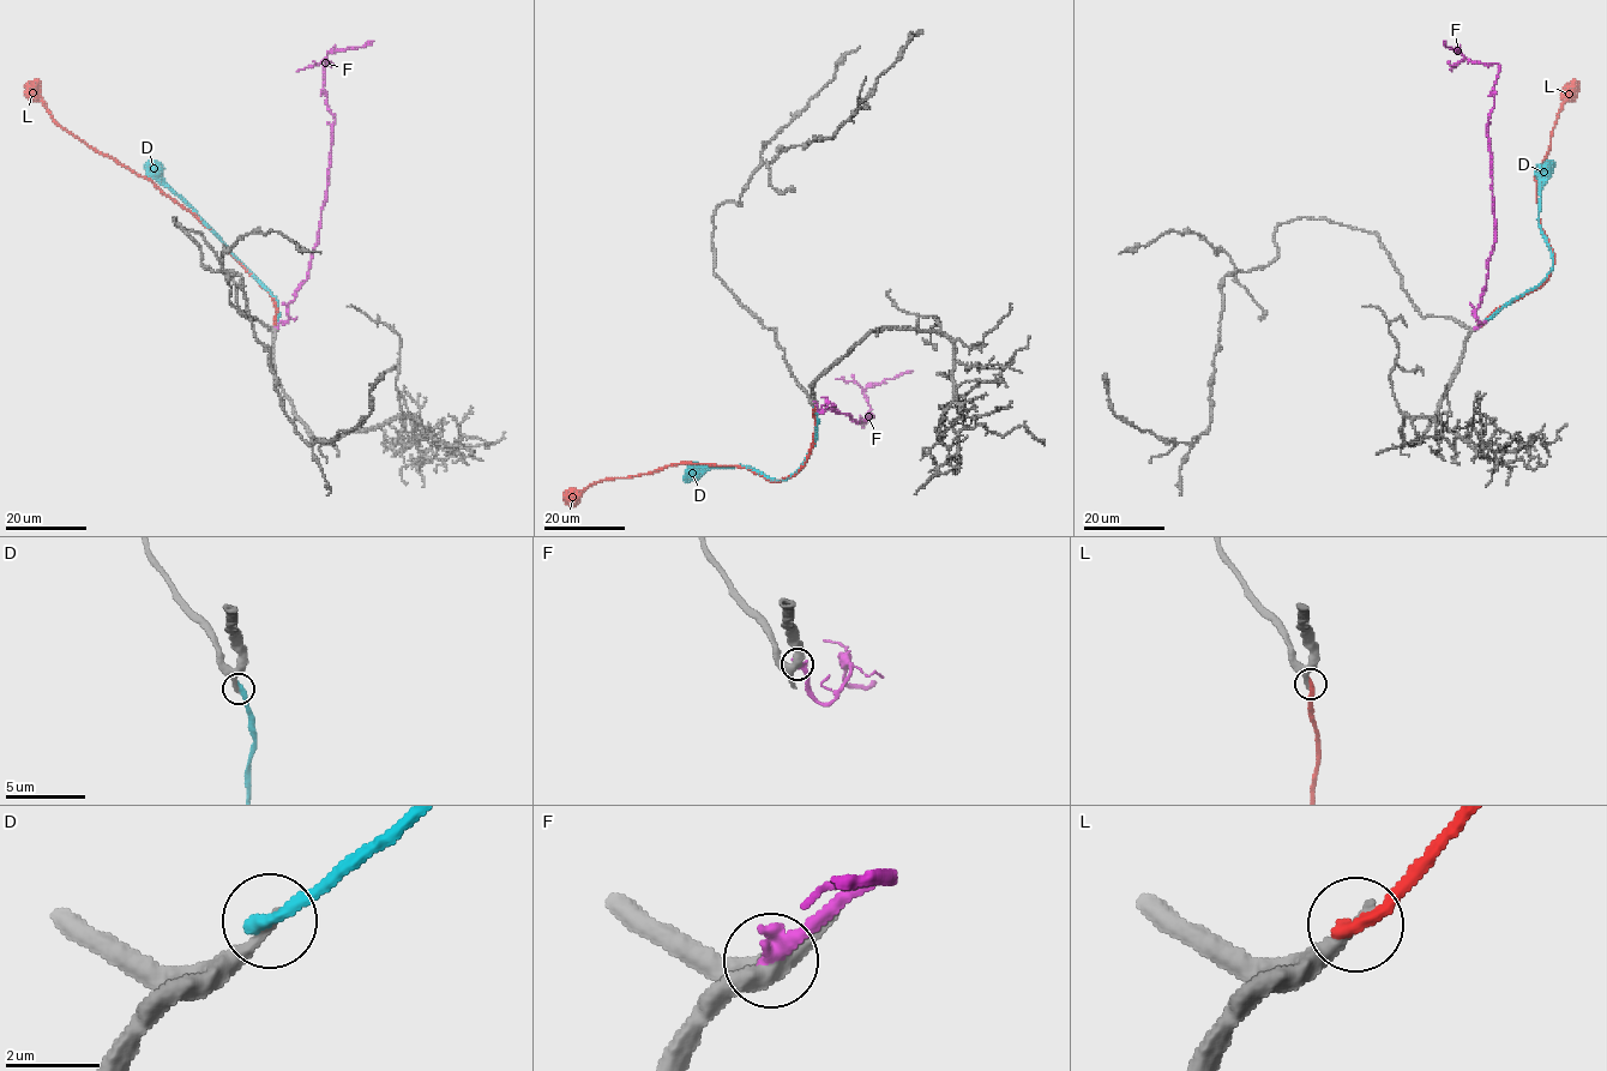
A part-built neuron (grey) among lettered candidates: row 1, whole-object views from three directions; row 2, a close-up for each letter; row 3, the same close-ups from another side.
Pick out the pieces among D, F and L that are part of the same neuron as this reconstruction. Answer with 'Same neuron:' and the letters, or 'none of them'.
Same neuron: none of them

